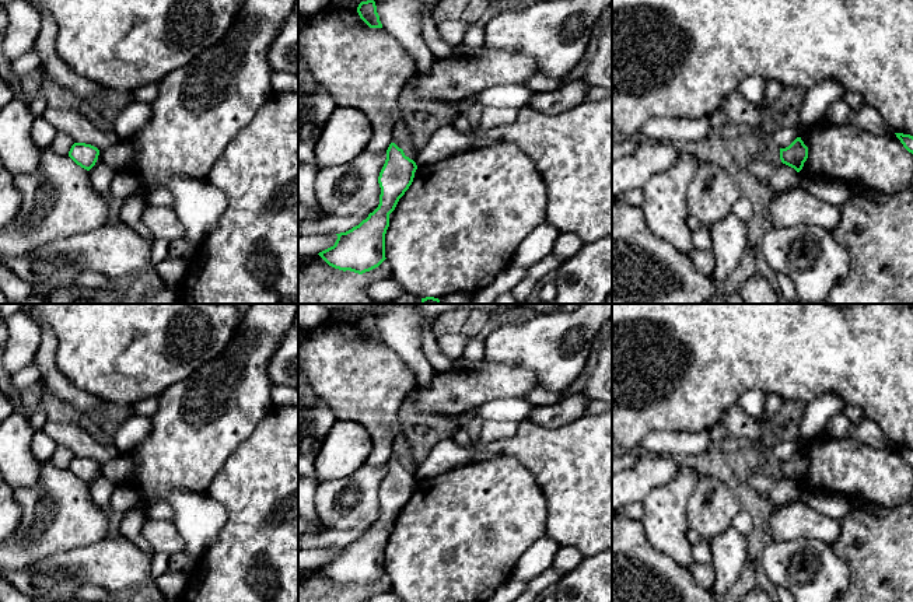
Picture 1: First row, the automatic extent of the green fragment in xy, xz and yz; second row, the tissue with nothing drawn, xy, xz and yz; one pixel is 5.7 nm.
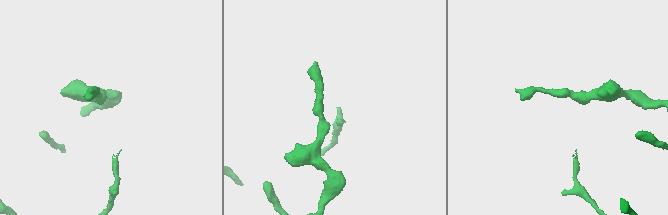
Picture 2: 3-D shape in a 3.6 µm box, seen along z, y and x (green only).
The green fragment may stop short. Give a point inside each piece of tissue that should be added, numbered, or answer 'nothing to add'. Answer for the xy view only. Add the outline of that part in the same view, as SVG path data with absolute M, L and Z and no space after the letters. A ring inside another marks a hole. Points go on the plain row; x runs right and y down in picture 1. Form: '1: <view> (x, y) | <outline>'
nothing to add

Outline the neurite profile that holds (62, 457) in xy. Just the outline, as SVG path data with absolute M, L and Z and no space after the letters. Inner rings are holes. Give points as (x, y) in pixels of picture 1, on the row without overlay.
M57 447L50 461L55 463L56 468L69 469L69 465L74 456L76 455L69 448Z

